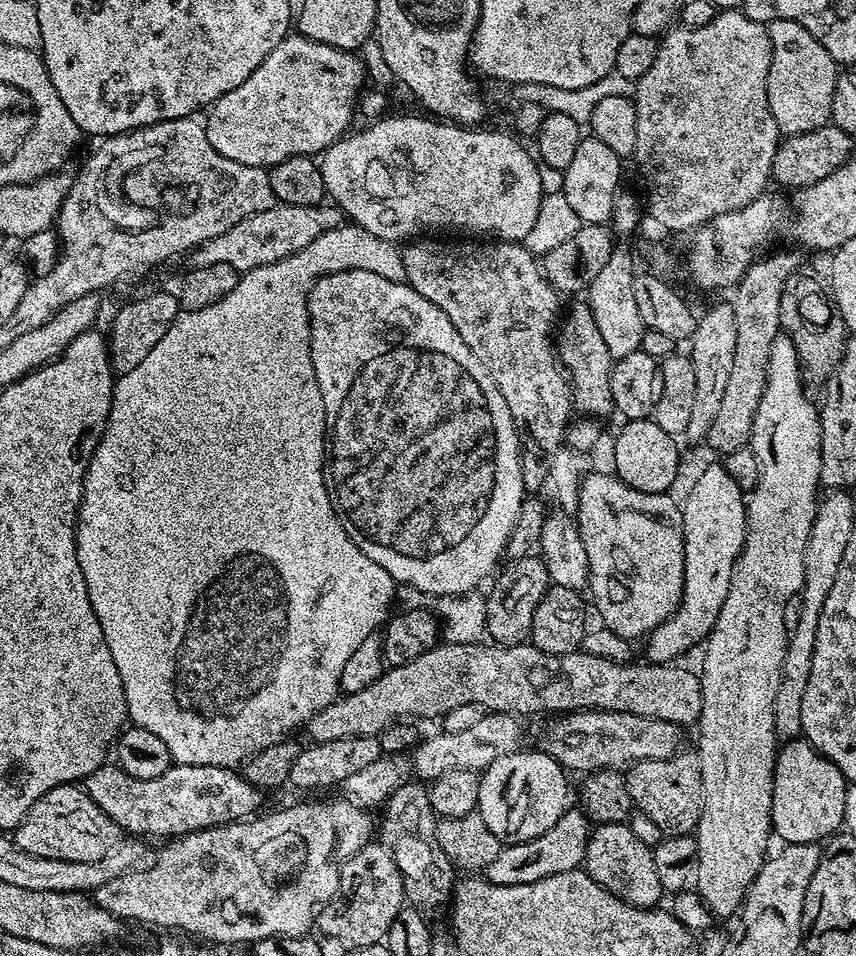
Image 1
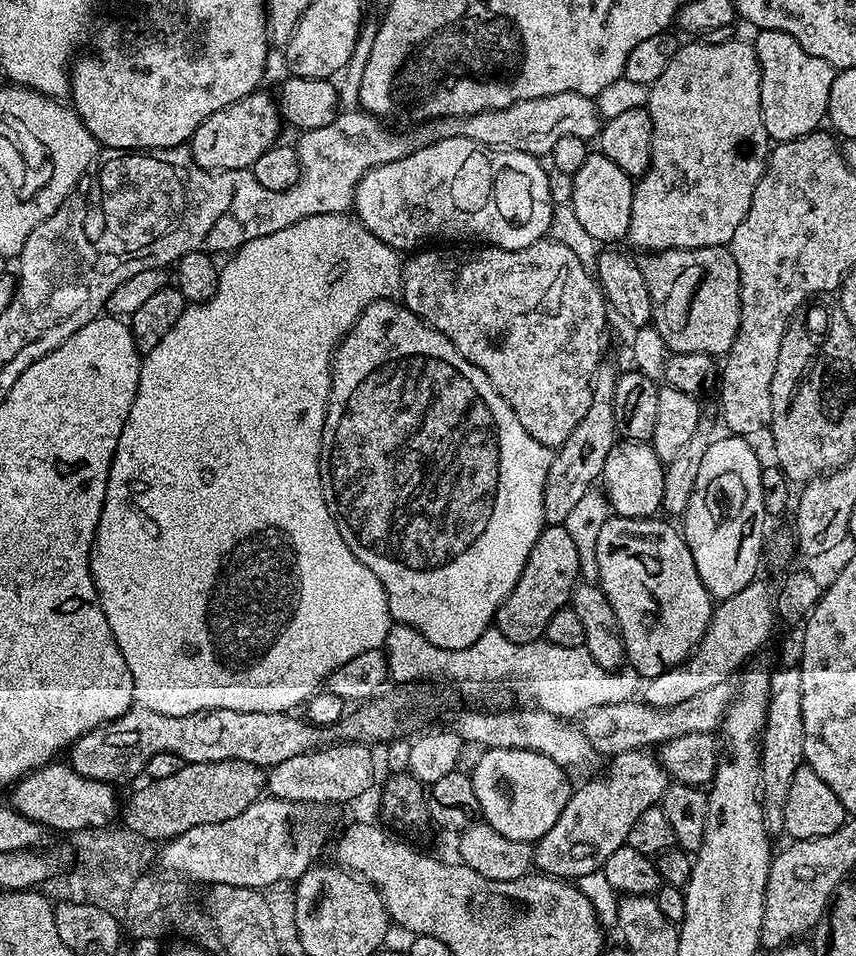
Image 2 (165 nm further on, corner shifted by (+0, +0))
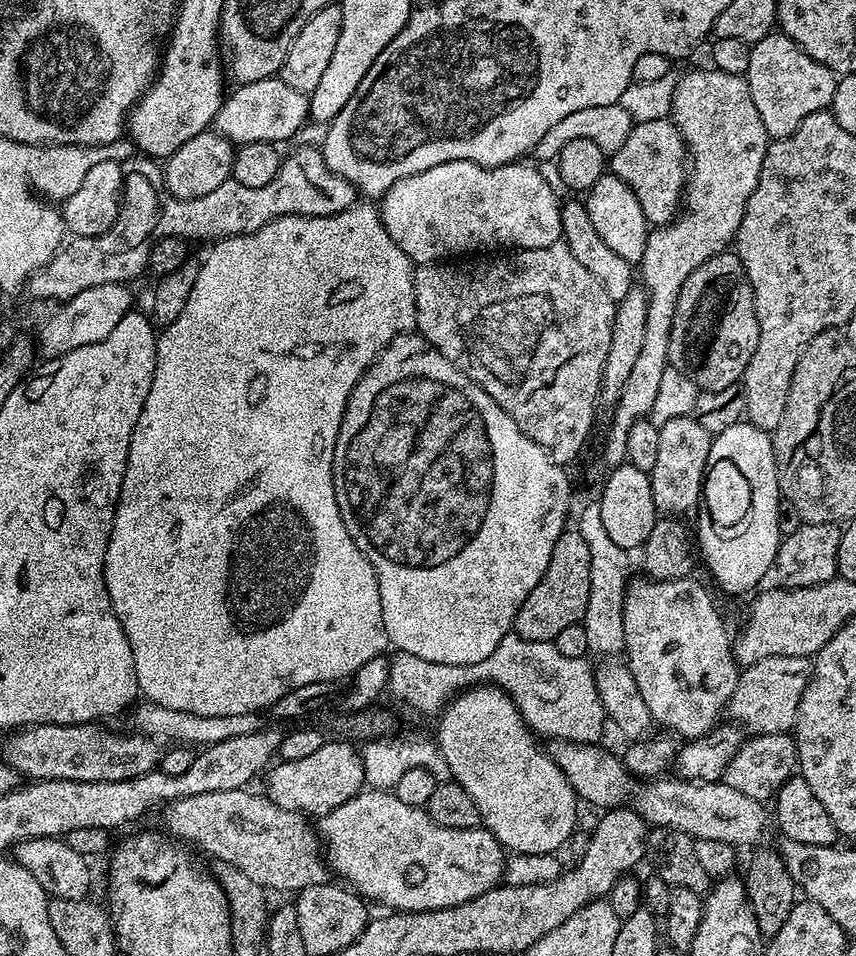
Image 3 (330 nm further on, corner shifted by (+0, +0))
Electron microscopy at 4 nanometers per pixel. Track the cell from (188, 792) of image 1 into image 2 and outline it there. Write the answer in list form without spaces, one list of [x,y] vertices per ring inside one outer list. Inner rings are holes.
[[[53,762],[17,780],[10,789],[10,804],[46,830],[71,834],[83,828],[108,828],[118,816],[116,792],[113,785],[78,774],[67,762]]]

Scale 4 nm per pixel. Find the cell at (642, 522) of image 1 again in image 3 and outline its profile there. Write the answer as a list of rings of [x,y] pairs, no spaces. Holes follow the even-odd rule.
[[[643,578],[644,580],[633,579],[628,585],[626,594],[624,595],[624,650],[623,655],[626,657],[628,669],[634,674],[634,682],[638,686],[638,691],[642,694],[642,698],[646,702],[646,706],[650,710],[653,721],[657,725],[665,724],[672,732],[684,736],[685,741],[695,740],[698,736],[706,736],[718,724],[722,713],[728,707],[728,699],[734,694],[734,686],[738,682],[741,669],[736,663],[736,657],[732,655],[732,644],[730,643],[730,632],[724,629],[724,620],[720,617],[716,610],[716,604],[712,601],[707,590],[693,578],[685,578],[682,580],[653,580],[651,578]]]

